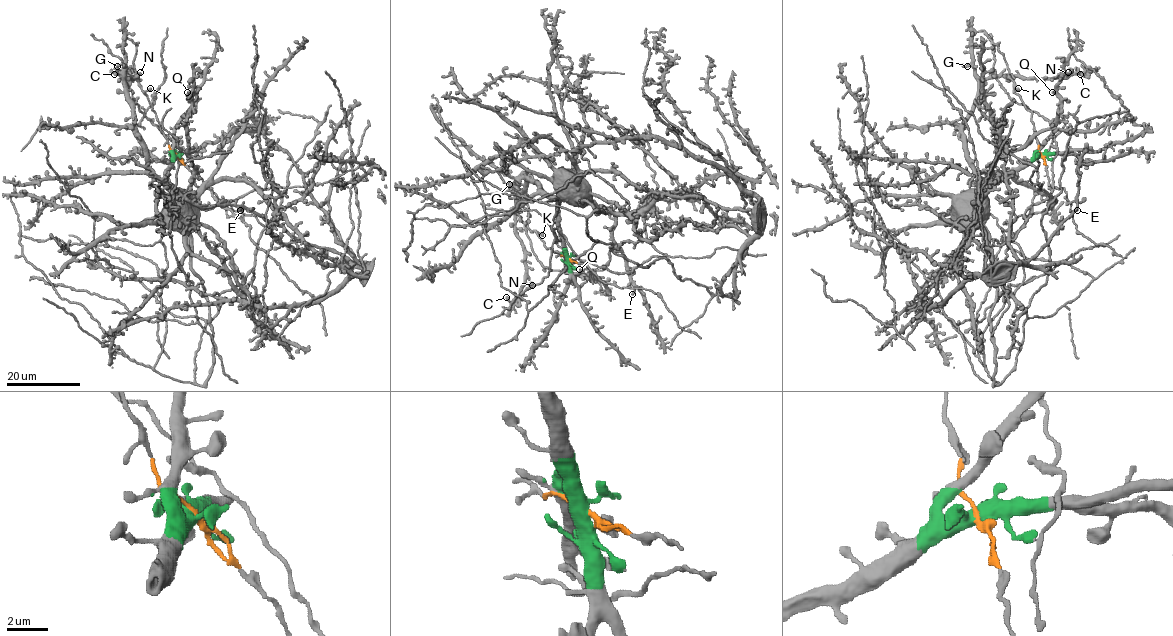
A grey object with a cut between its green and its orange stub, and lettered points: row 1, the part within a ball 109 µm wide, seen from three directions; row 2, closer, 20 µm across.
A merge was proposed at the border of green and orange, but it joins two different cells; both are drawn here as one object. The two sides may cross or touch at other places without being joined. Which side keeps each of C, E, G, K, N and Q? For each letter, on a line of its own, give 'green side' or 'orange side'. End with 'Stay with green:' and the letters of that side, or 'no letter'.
C: green side
E: orange side
G: green side
K: orange side
N: green side
Q: green side
Stay with green: C, G, N, Q

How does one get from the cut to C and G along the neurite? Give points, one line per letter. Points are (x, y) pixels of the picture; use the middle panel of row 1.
C: (568, 259), (555, 200), (528, 180), (516, 203), (526, 283), (512, 303), (505, 297)
G: (568, 259), (559, 233), (556, 201), (528, 180), (518, 194), (509, 183)

